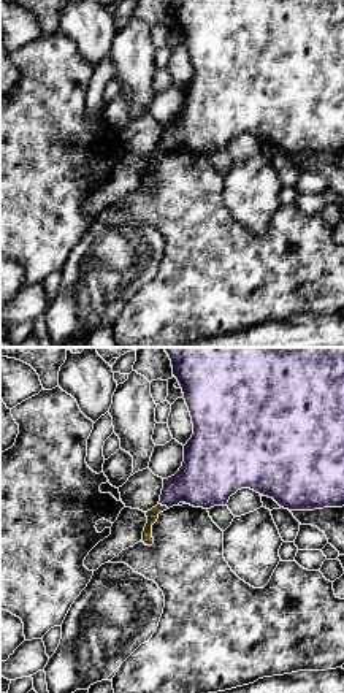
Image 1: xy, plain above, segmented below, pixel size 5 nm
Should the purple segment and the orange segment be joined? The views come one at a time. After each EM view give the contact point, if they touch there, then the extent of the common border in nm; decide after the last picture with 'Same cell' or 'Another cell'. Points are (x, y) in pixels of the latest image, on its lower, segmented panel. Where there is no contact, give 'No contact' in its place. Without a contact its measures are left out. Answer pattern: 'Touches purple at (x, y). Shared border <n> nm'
Touches purple at (164, 505). Shared border 60 nm

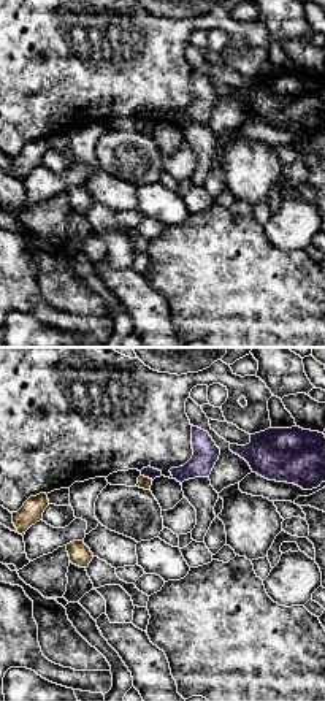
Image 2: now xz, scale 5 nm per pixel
Touches purple at (148, 476). Shared border 70 nm

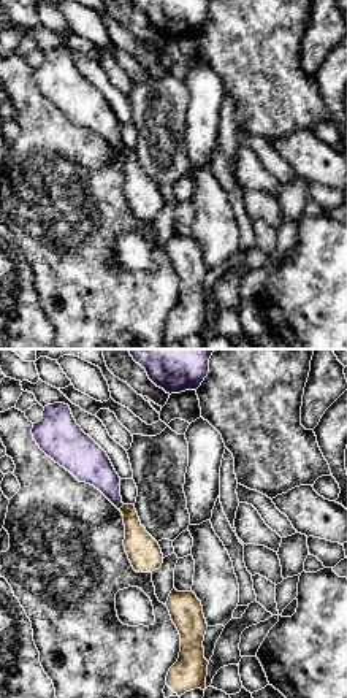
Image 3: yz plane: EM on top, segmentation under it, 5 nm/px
Touches purple at (121, 506). Shared border 40 nm

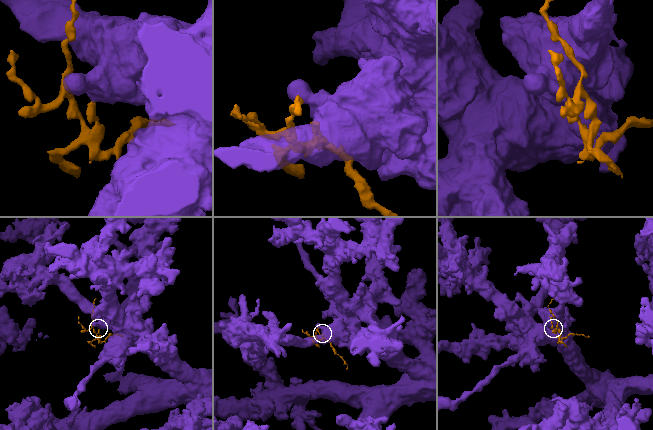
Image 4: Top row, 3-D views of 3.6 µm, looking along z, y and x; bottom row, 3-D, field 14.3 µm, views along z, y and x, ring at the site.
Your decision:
Another cell

